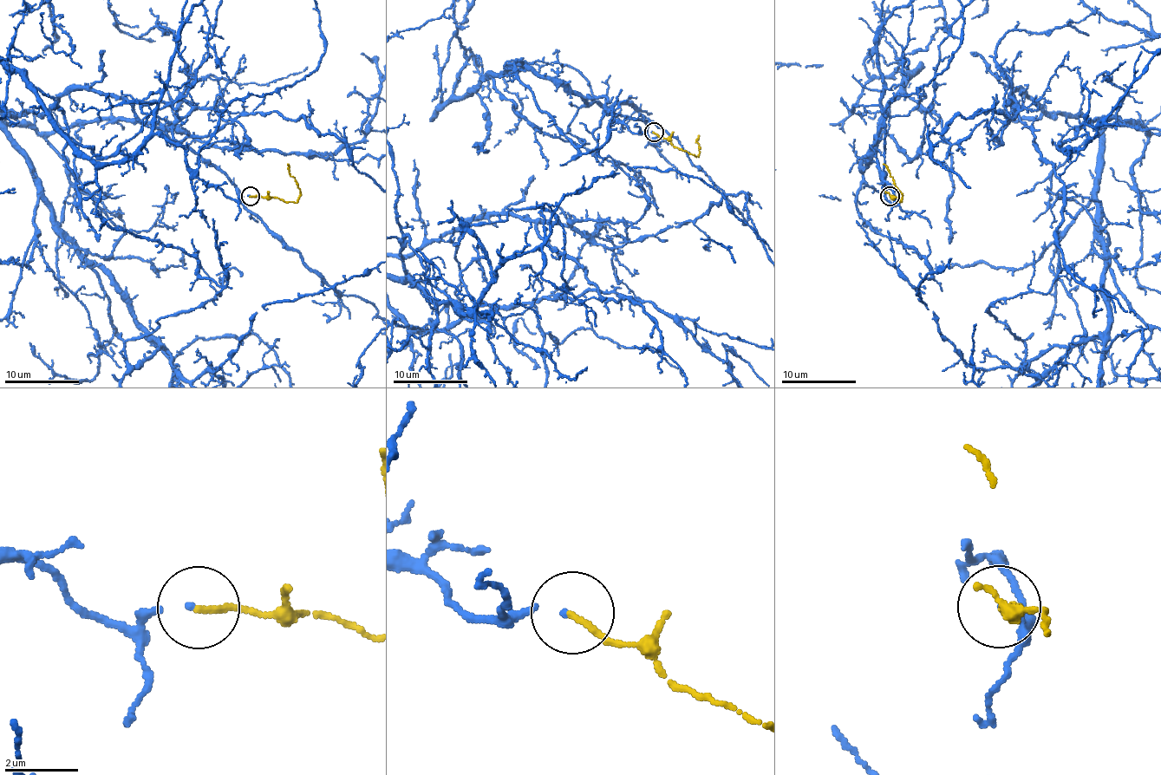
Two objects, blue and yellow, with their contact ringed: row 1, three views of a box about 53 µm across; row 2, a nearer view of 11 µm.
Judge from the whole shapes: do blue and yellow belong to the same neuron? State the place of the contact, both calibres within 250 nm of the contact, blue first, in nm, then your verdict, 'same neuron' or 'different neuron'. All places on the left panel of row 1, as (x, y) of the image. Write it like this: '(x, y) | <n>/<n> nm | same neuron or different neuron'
(251, 196) | 100/160 nm | same neuron

